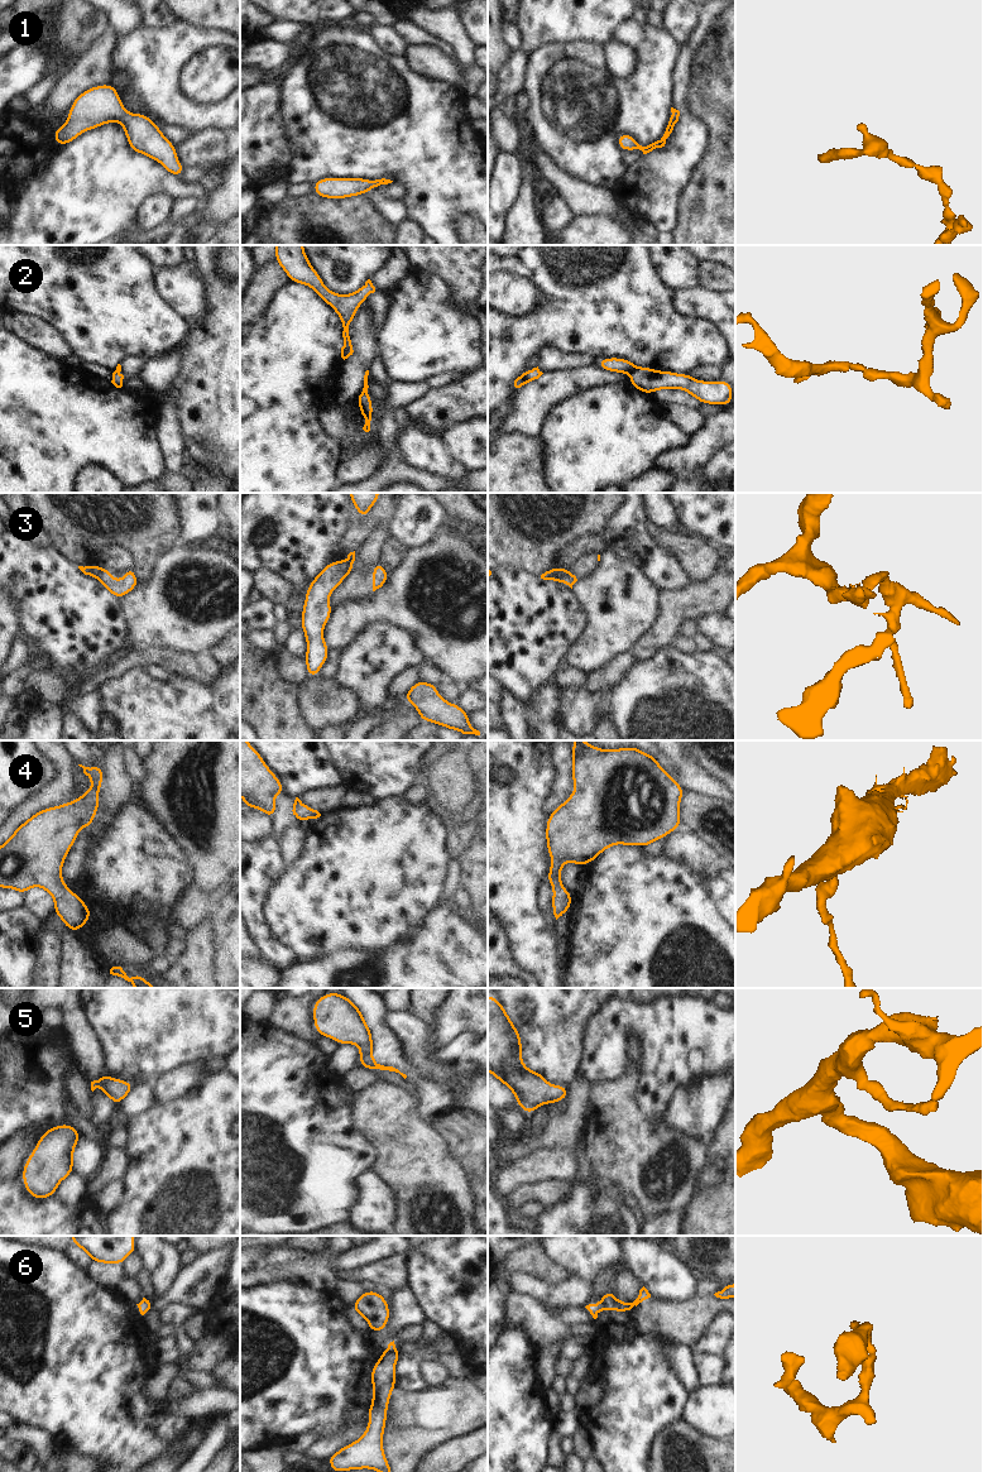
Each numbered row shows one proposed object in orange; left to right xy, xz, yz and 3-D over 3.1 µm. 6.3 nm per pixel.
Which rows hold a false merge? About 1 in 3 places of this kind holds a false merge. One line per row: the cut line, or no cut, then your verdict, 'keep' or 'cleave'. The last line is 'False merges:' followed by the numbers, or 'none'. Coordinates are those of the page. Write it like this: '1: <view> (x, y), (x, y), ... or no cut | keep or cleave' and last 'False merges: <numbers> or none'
1: no cut | keep
2: yz (638, 368), (631, 374) | cleave
3: xz (345, 560), (349, 571) | cleave
4: no cut | keep
5: no cut | keep
6: yz (600, 1302), (603, 1307) | cleave
False merges: 2, 3, 6

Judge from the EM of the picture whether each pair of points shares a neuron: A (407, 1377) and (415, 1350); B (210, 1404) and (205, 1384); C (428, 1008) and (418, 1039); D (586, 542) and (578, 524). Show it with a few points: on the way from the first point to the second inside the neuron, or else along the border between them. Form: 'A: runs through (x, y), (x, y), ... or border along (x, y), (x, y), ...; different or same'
A: border along (401, 1353), (416, 1356); different
B: border along (223, 1387), (195, 1390); different
C: border along (411, 1011), (421, 1016), (431, 1027), (432, 1048); different
D: border along (602, 533), (580, 536), (559, 551); different

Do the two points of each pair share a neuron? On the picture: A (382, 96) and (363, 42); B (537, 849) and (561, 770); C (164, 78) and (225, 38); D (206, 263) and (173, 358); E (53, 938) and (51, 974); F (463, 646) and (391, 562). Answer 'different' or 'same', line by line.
A: same
B: different
C: same
D: different
E: same
F: different

